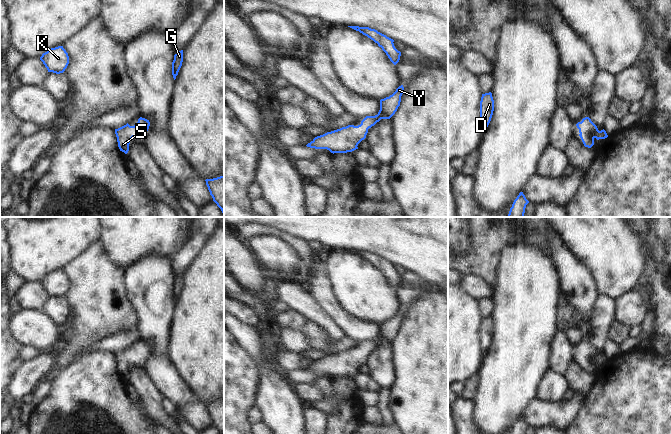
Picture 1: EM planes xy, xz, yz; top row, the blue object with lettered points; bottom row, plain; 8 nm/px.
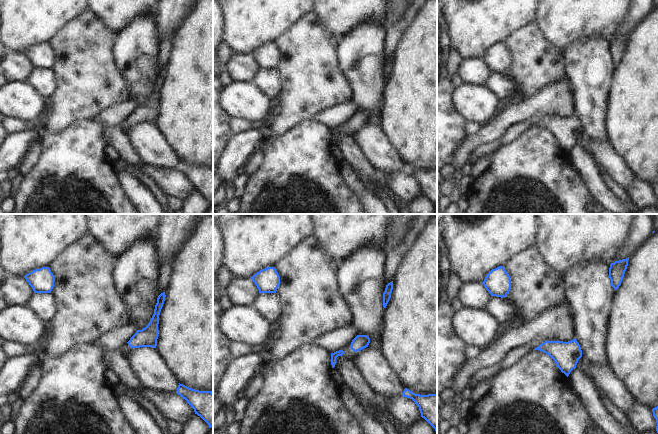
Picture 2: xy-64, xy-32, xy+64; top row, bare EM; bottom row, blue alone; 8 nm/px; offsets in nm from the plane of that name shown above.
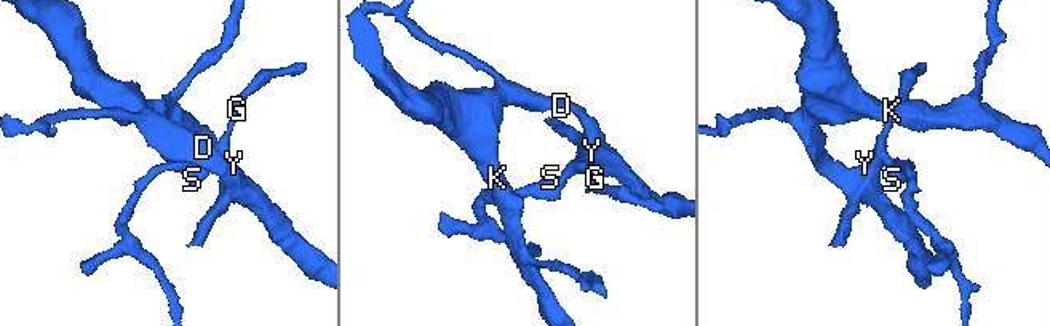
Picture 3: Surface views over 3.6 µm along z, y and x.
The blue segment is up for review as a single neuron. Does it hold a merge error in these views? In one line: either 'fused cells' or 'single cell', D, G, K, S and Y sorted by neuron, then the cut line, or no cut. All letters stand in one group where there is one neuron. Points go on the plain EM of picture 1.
single cell; D G K S Y; no cut

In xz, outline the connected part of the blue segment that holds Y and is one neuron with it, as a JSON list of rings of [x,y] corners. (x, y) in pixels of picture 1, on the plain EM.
[[[403,309],[396,315],[380,324],[380,334],[375,340],[366,340],[358,350],[348,349],[315,361],[306,370],[315,373],[327,373],[331,377],[347,377],[358,373],[358,368],[366,362],[368,353],[381,343],[390,343],[400,330]]]

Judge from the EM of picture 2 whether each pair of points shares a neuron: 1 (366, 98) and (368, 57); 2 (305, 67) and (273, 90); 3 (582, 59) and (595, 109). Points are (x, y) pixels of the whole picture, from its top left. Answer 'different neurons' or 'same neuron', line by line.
1: same neuron
2: different neurons
3: same neuron

